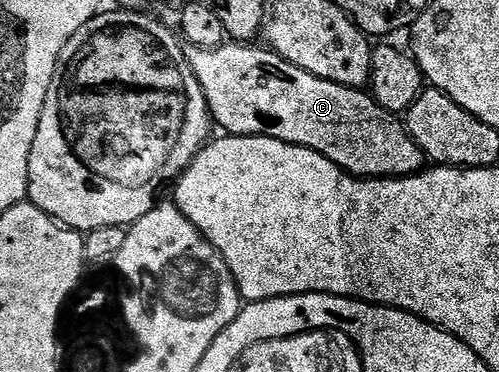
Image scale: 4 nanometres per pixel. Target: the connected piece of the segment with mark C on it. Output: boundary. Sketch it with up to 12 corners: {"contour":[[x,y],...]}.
{"contour":[[184,44],[212,122],[358,177],[425,155],[372,94],[264,46]]}

